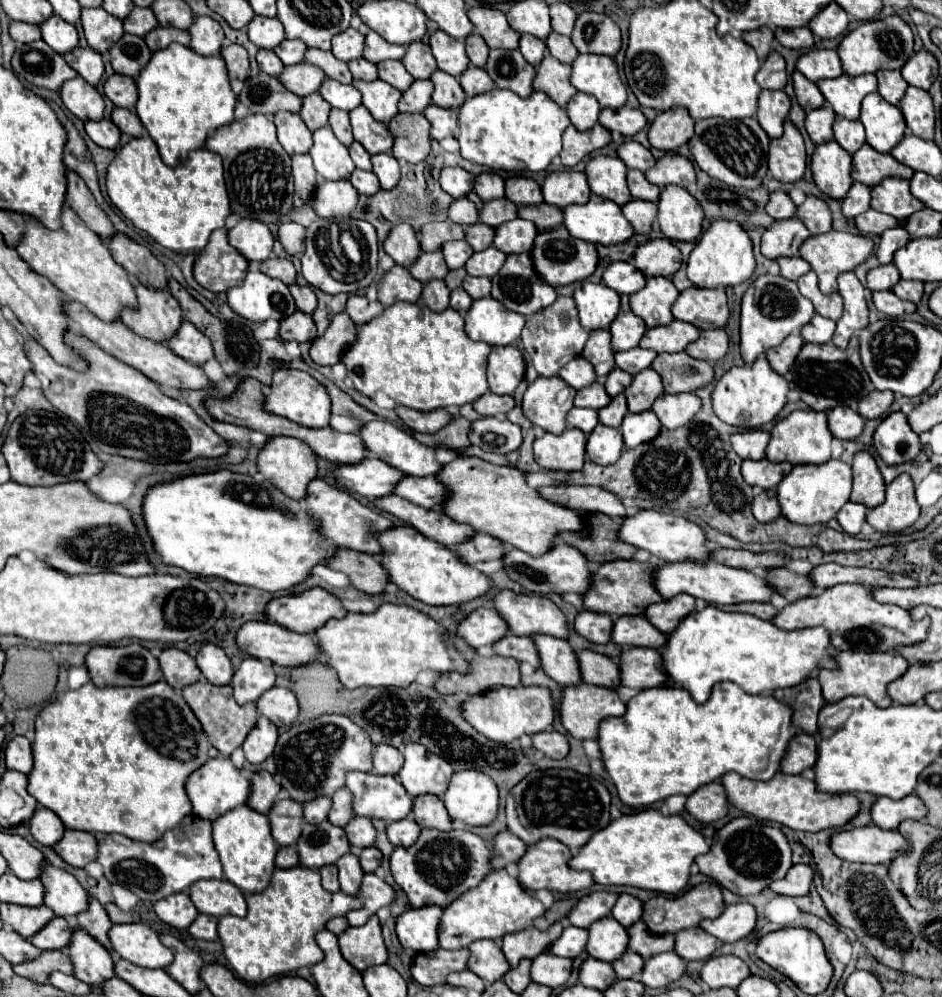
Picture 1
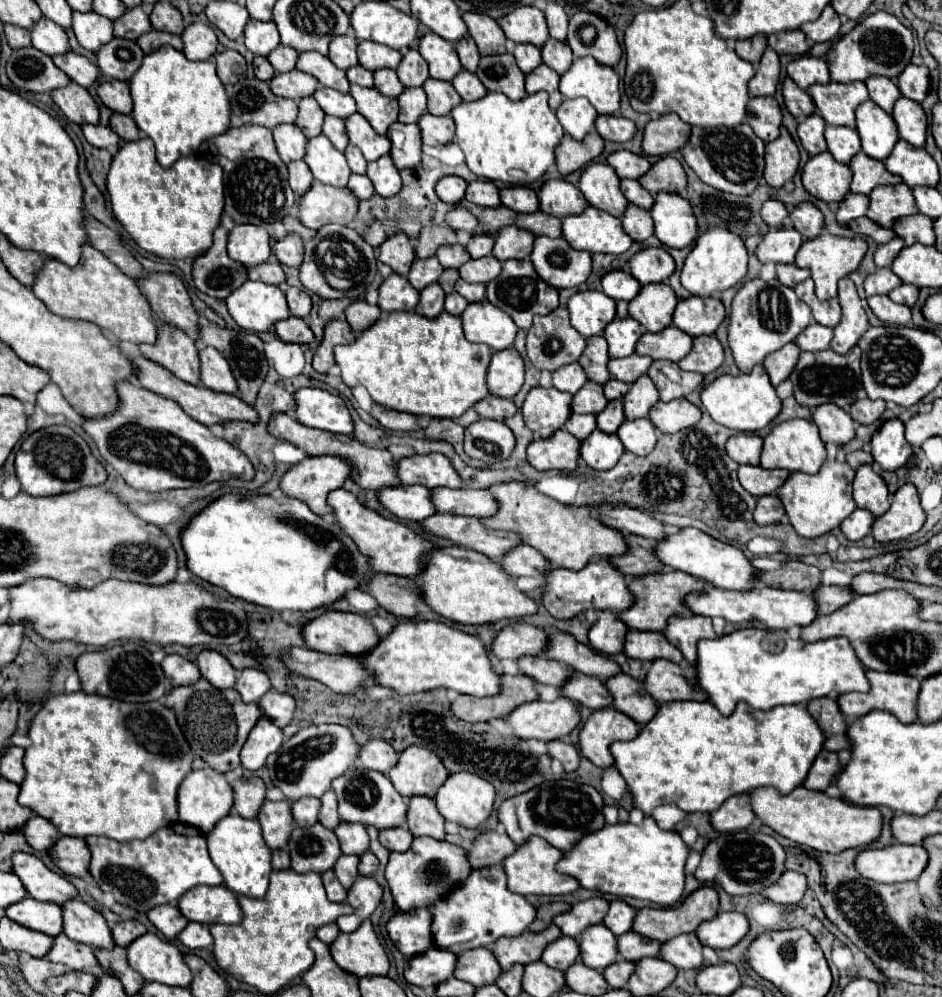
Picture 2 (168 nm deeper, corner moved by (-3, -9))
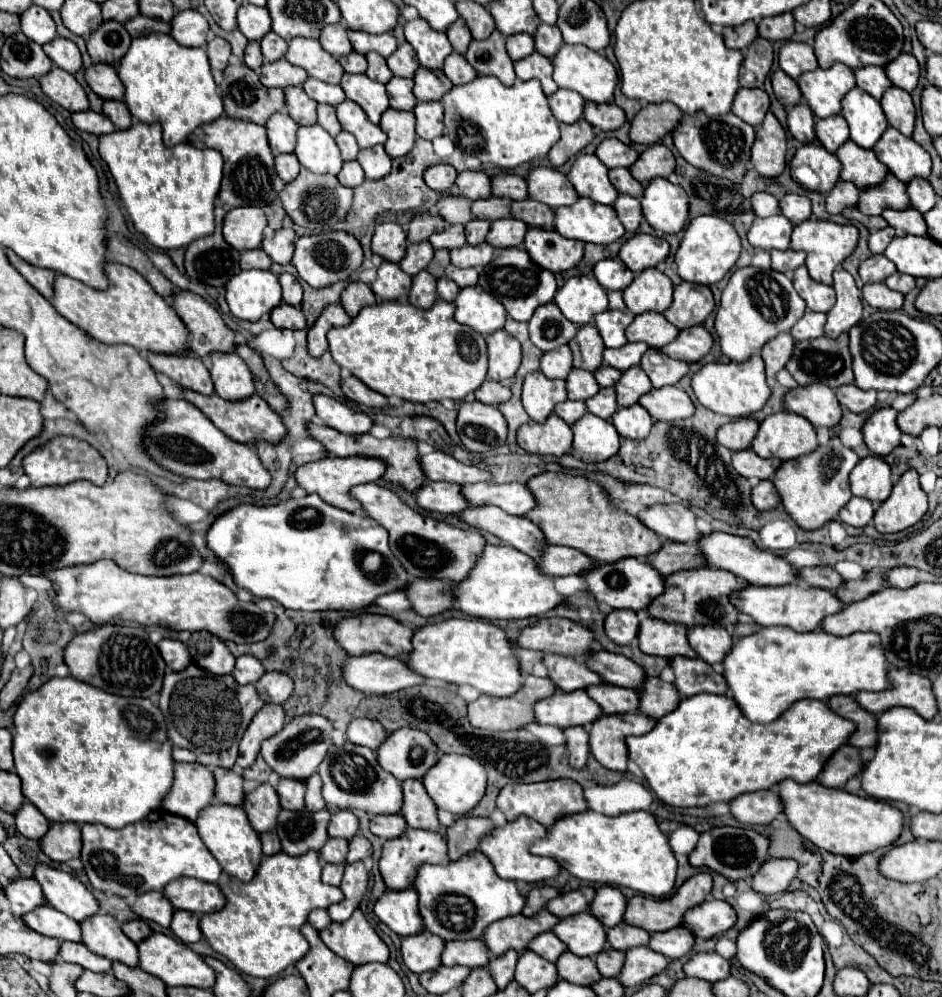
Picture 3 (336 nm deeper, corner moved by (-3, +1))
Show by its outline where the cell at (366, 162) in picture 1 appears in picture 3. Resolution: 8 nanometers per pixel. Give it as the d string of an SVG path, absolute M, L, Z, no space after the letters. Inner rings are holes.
M340 132L336 136L336 144L340 146L340 152L342 152L344 160L356 160L356 156L360 152L360 146L356 144L356 138L350 132Z

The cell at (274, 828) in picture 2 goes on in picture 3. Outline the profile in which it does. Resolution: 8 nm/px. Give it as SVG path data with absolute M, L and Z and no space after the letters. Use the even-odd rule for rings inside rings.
M260 784L256 790L248 792L242 806L258 834L272 832L276 828L276 816L282 808L280 796L276 796L276 790L270 784Z

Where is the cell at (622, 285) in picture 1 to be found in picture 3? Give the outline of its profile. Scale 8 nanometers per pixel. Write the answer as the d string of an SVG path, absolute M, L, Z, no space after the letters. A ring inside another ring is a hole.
M606 258L600 260L594 266L594 276L596 280L606 288L606 290L624 290L628 284L634 280L634 272L624 266L622 260L618 258Z

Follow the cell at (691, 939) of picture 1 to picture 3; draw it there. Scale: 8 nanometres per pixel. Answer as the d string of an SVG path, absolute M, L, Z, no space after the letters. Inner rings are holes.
M676 926L672 930L666 932L656 932L650 936L648 946L660 954L664 954L666 958L674 960L674 958L682 958L686 956L692 946L696 942L696 936L692 936L692 932L684 926Z

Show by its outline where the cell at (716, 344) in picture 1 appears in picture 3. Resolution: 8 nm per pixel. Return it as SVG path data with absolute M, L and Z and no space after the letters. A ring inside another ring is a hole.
M692 326L692 328L682 330L678 338L672 344L664 346L660 352L676 360L698 362L710 352L712 344L714 344L714 338L704 326Z

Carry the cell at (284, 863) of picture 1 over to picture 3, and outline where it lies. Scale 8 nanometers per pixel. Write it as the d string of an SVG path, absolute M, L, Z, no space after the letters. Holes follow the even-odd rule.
M266 832L260 836L262 840L262 852L266 856L272 856L272 854L278 854L282 848L280 848L280 838L276 836L276 832Z

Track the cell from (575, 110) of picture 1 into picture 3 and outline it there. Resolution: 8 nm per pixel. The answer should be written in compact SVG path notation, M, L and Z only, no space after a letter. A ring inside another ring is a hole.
M558 90L556 94L552 94L548 98L550 110L556 116L558 122L566 122L566 124L574 124L576 120L580 120L584 116L584 98L572 90Z

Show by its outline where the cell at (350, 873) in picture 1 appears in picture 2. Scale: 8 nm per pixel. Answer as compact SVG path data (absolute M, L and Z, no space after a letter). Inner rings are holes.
M344 854L334 864L334 874L346 890L358 878L358 868L356 866L358 866L358 856L344 856Z

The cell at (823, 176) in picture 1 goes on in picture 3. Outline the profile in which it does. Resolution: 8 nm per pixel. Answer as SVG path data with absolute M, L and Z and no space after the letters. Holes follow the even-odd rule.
M818 140L798 148L798 152L794 154L794 158L790 162L790 170L796 170L800 164L808 164L814 172L818 172L818 176L820 176L818 192L822 192L822 194L830 192L840 178L840 162Z

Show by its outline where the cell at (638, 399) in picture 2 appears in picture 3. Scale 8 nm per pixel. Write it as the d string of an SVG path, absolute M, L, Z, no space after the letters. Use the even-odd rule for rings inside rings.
M632 366L622 374L614 388L618 394L618 406L632 406L642 394L652 390L652 382L640 366Z

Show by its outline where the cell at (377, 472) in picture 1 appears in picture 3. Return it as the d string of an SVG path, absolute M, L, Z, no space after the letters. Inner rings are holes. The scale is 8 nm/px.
M426 480L416 492L416 502L426 512L438 514L456 514L466 510L470 504L460 494L460 484L450 482L434 482Z

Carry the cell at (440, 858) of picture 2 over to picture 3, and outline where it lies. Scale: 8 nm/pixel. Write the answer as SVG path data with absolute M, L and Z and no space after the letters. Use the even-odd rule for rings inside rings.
M408 828L400 838L386 840L380 856L380 872L388 890L406 890L414 886L416 872L422 864L450 864L448 860L448 840L442 834L430 830L414 830Z

